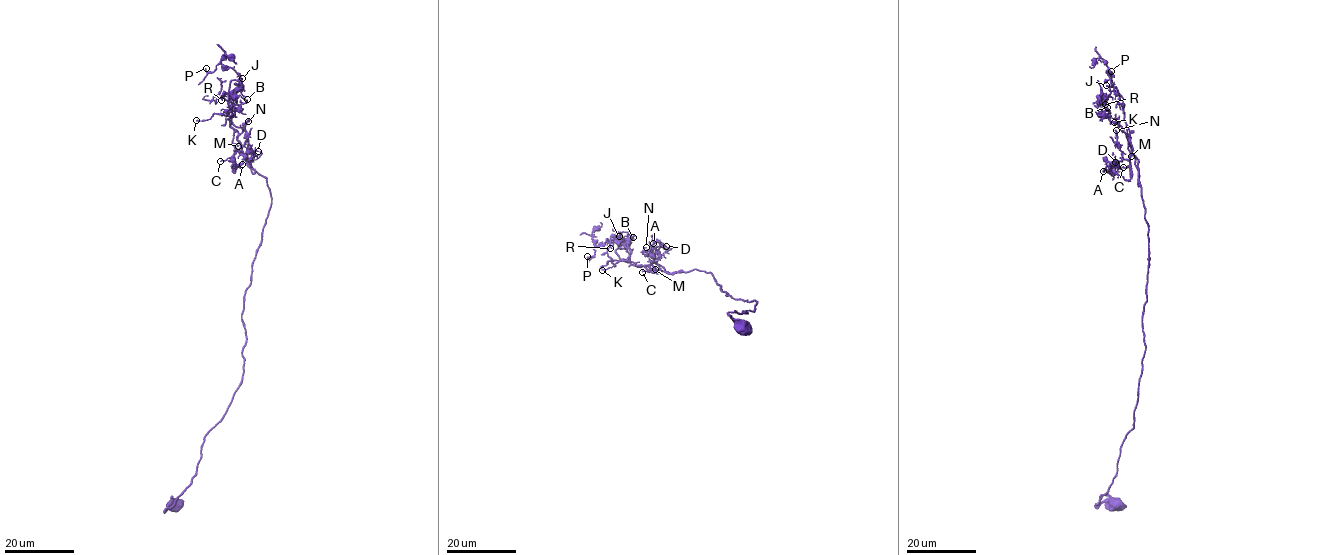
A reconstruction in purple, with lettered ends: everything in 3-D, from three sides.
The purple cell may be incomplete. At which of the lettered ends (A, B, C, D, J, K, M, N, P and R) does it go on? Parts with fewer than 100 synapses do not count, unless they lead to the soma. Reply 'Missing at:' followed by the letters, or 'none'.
Missing at: none

